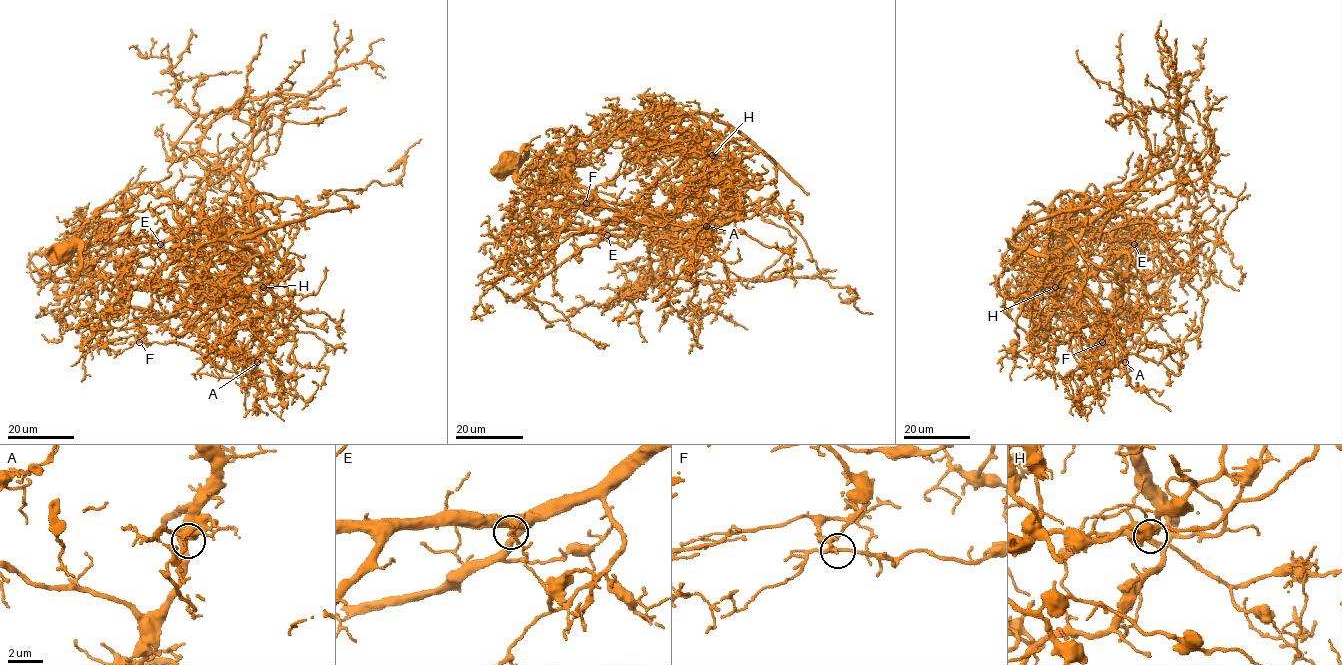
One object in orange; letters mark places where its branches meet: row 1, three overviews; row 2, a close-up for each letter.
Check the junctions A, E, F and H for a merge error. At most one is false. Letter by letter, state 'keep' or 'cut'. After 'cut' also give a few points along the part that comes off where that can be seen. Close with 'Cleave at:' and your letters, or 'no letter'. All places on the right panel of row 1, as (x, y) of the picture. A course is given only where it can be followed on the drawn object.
A: keep
E: keep
F: cut; course (1102, 341), (1121, 350), (1127, 376), (1124, 344), (1106, 315), (1050, 258), (1174, 162), (1176, 40)
H: keep
Cleave at: F

